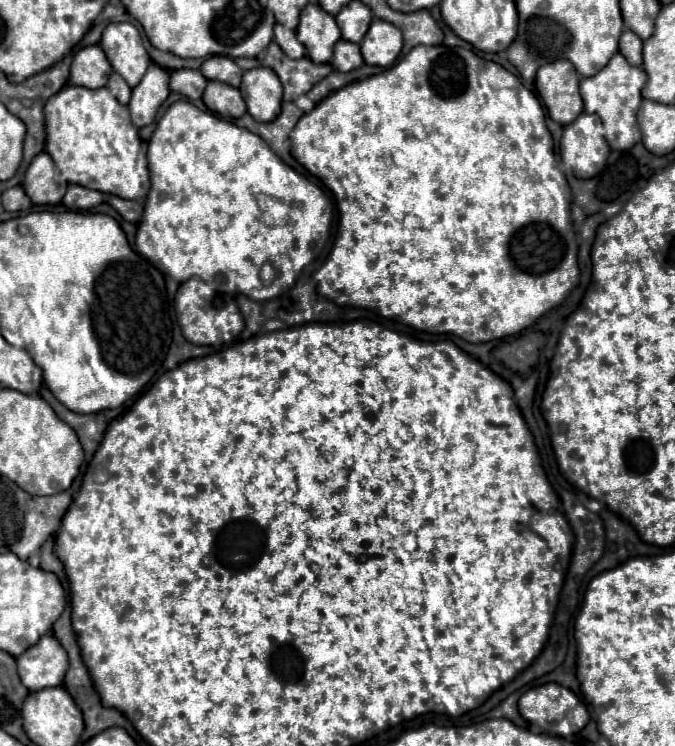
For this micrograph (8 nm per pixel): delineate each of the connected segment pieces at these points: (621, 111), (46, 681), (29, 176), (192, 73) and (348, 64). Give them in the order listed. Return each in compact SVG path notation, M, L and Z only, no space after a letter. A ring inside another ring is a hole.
M614 54L610 62L590 78L580 82L580 94L584 100L584 110L588 114L598 114L602 126L606 130L604 138L612 150L630 150L636 142L640 142L640 128L636 126L636 112L642 102L642 86L646 82L646 72L640 66L628 64L622 54Z
M52 634L40 638L40 642L36 642L36 646L20 654L16 662L18 662L18 674L22 678L22 684L30 692L48 686L62 686L64 674L68 670L66 650Z
M40 152L28 166L22 186L28 198L32 200L32 204L54 206L62 202L68 182L56 170L56 164L52 162L52 158L46 152Z
M176 70L170 74L170 90L190 100L202 98L206 84L206 78L198 70Z
M336 42L334 46L334 56L332 56L332 68L338 72L350 72L356 70L364 64L362 54L360 54L360 46L352 44L352 42Z

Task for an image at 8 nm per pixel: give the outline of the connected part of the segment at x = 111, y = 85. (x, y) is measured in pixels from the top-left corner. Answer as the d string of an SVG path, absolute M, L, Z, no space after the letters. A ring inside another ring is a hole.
M112 72L106 86L108 86L108 90L116 96L116 100L118 100L120 104L128 104L128 100L130 100L130 86L124 82L124 78L122 78L120 74Z

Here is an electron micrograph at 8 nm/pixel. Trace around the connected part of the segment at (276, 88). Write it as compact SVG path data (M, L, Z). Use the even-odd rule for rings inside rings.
M270 68L246 70L240 92L248 106L248 114L256 118L256 122L270 122L280 112L282 86Z

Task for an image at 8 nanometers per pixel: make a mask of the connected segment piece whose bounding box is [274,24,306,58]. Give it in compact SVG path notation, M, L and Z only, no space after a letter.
M280 24L274 26L274 40L284 50L284 54L288 54L288 58L302 58L306 54L306 50L304 50L304 46L300 46L296 34L292 30L288 30L286 26L280 26Z

